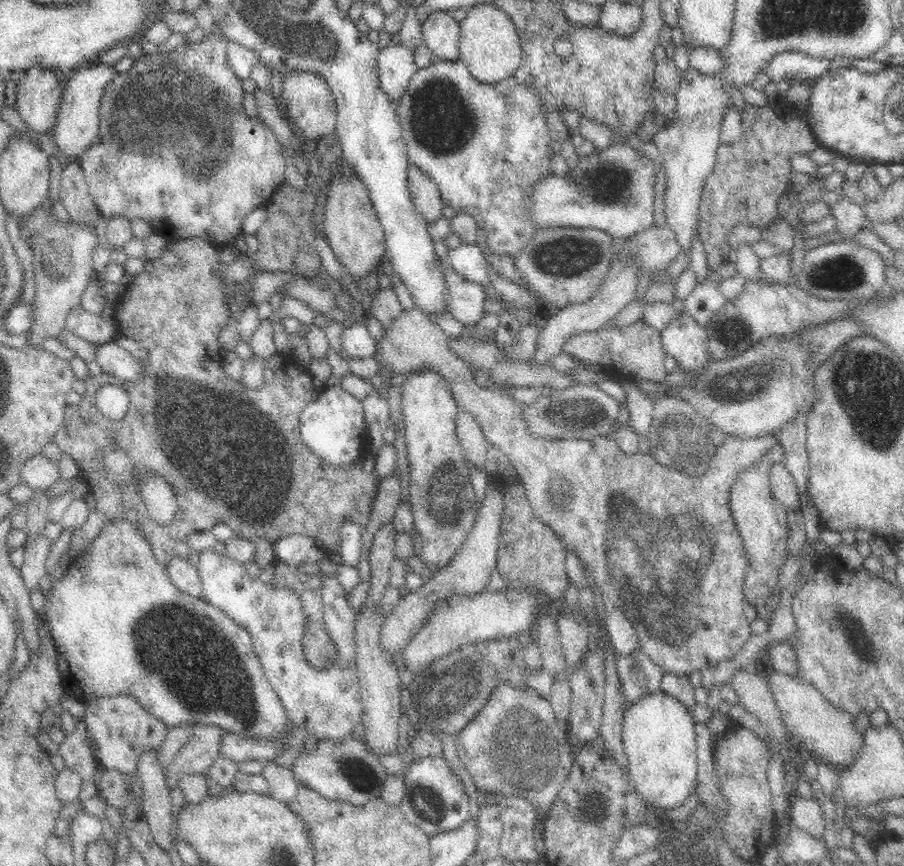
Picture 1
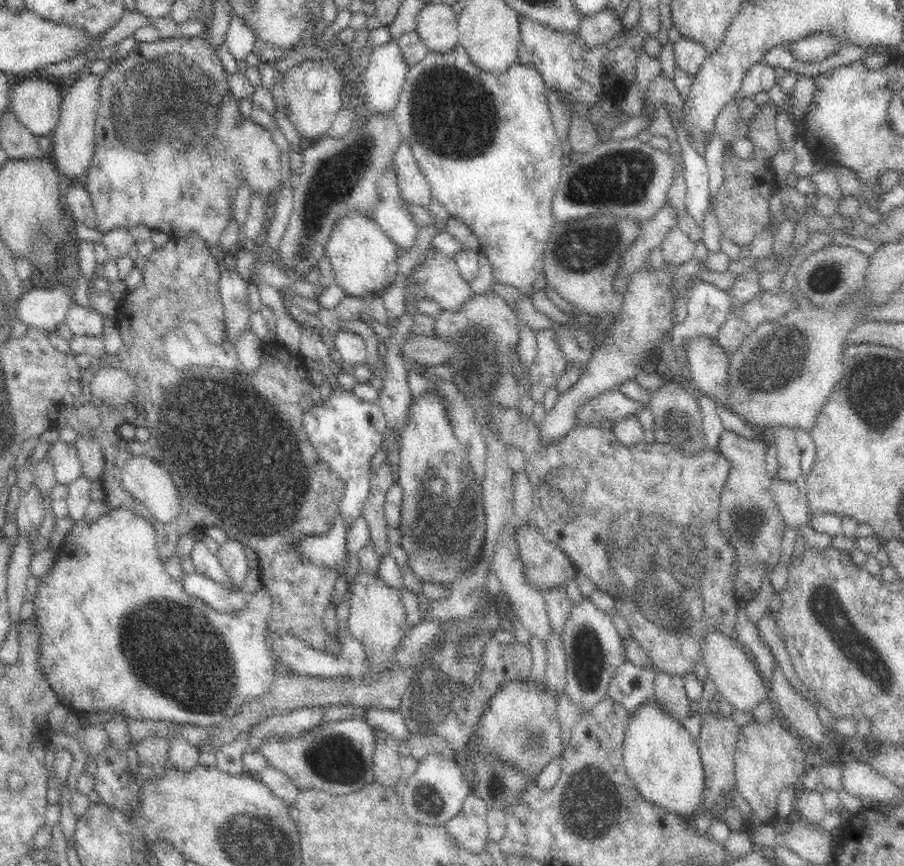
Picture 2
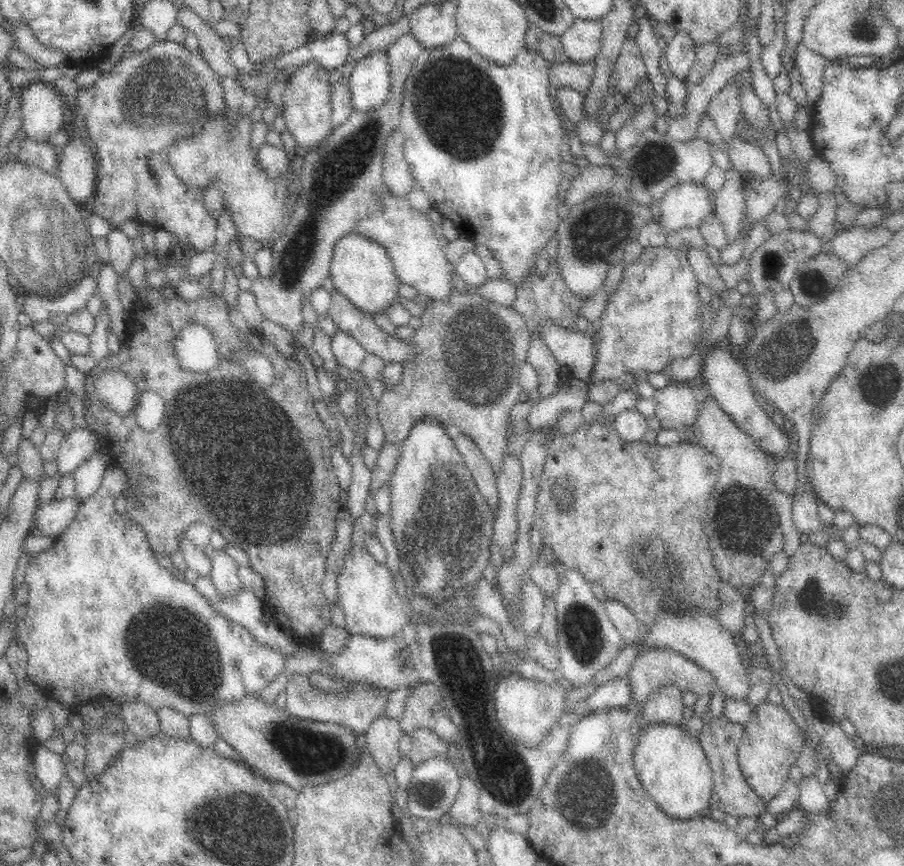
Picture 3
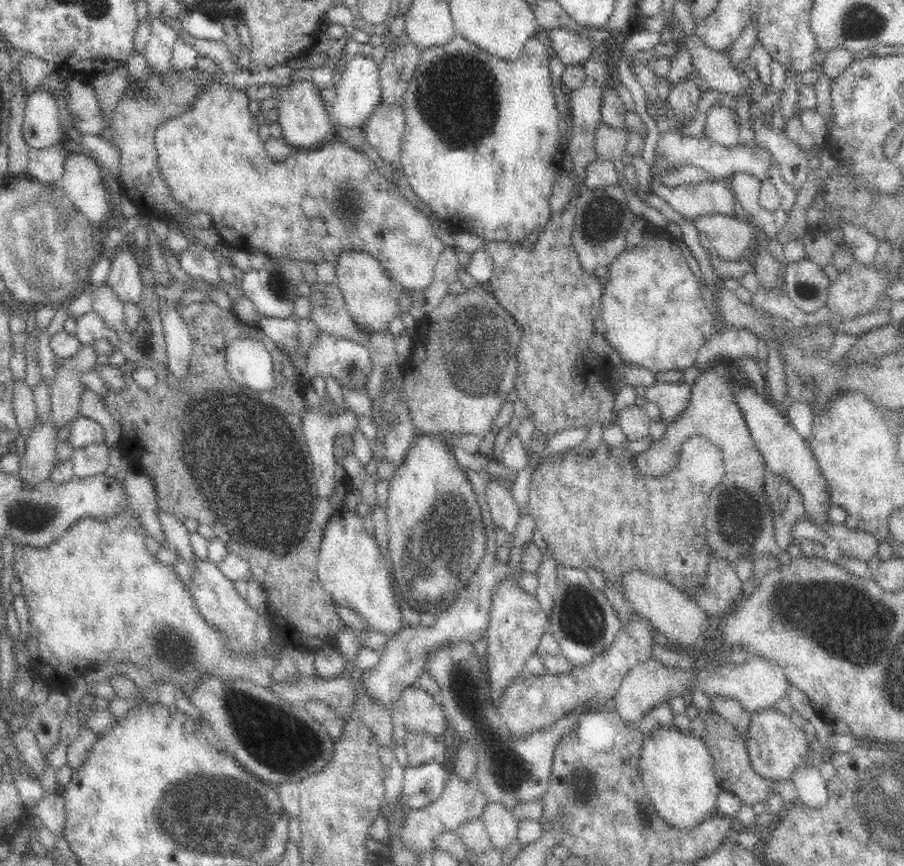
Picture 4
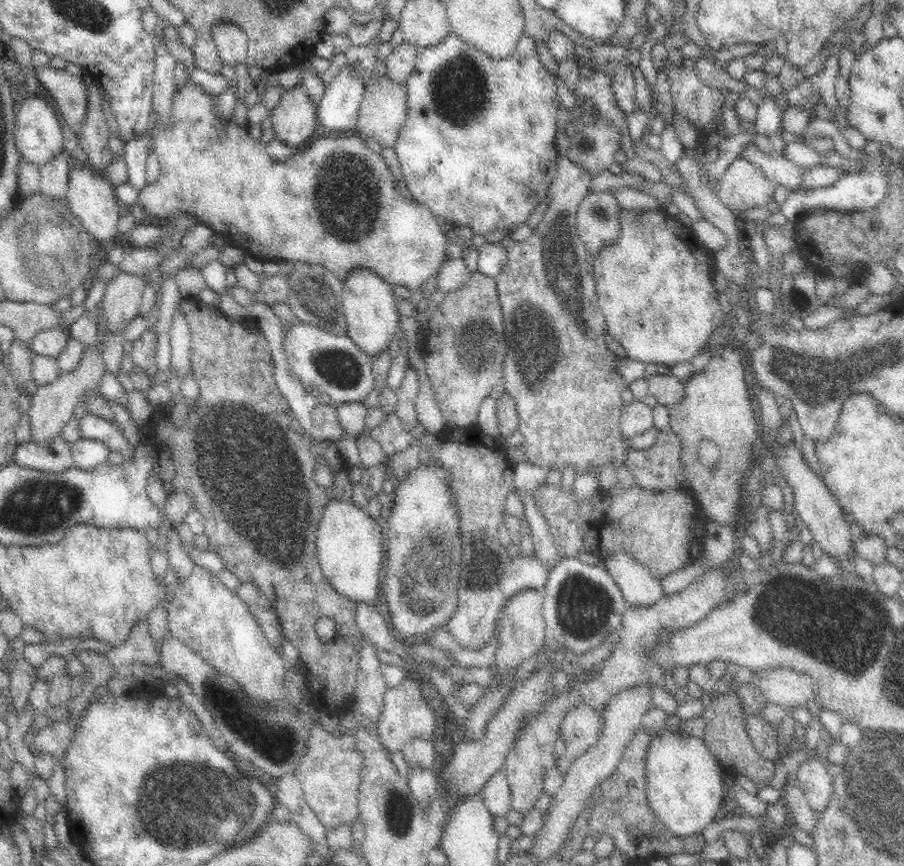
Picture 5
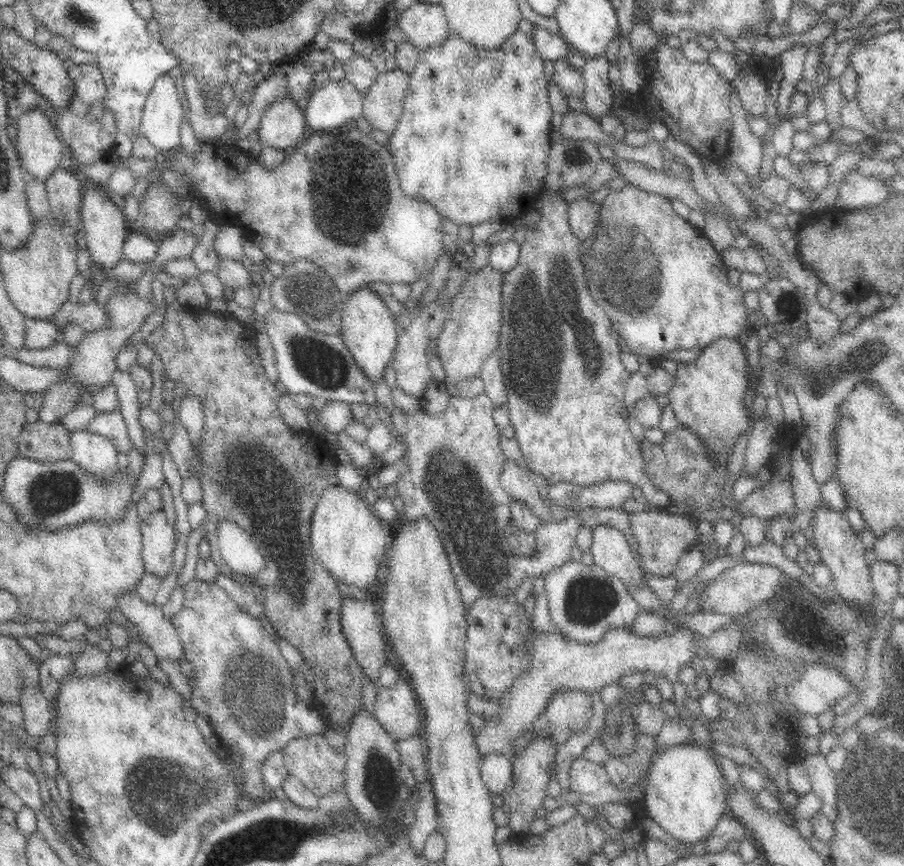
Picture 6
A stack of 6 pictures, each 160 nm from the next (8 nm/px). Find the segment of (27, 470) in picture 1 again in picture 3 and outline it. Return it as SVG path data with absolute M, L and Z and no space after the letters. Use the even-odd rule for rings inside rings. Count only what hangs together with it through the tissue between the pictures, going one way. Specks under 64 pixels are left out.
M73 430L60 442L57 454L58 475L72 475L94 453L95 436L87 430Z

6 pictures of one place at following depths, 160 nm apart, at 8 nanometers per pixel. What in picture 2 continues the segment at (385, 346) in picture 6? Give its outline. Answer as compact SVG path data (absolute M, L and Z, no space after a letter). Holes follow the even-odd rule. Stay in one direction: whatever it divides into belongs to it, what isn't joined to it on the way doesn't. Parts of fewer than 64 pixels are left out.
M348 210L340 221L332 226L332 232L328 236L326 242L325 260L328 260L334 271L334 278L336 283L344 289L346 295L354 296L369 296L381 295L393 284L397 273L396 259L399 254L397 253L396 245L392 242L391 238L380 228L380 225L366 216L359 210Z

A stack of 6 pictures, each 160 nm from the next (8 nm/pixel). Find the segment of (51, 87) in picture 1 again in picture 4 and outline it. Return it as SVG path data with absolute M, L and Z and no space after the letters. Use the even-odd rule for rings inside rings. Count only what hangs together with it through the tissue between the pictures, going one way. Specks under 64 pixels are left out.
M45 85L26 96L22 132L28 146L36 149L58 145L62 138L60 110Z

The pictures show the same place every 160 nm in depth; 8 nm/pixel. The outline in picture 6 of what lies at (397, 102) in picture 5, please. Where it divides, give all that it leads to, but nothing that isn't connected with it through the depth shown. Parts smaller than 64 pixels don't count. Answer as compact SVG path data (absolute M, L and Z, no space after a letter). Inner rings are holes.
M400 69L379 74L370 86L370 89L363 93L362 117L368 120L372 130L381 130L386 136L392 136L398 126L406 90L409 86L409 75Z

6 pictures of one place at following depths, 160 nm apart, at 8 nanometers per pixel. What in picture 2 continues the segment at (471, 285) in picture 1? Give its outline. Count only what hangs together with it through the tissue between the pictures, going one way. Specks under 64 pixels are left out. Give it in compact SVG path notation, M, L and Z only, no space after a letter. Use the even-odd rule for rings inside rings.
M435 251L435 255L430 259L421 270L414 274L416 283L424 283L426 287L426 295L428 298L434 300L441 308L442 311L452 312L458 314L464 310L464 306L476 298L475 292L471 288L471 284L462 279L459 274L456 261L452 257L446 256L444 253Z

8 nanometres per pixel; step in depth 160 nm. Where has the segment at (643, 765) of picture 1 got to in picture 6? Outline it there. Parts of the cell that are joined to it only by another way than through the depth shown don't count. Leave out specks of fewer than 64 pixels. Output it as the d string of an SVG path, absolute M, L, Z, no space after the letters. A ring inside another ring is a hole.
M696 742L668 746L654 754L647 771L643 811L680 842L698 844L728 812L726 780L712 752Z

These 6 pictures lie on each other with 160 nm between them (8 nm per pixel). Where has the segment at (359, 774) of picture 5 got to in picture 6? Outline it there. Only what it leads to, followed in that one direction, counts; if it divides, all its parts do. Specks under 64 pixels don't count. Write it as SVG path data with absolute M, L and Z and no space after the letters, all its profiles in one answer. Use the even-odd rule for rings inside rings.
M312 734L291 740L281 750L288 774L294 776L309 792L319 800L328 798L330 794L338 794L346 790L347 757L345 748L336 750L324 735Z

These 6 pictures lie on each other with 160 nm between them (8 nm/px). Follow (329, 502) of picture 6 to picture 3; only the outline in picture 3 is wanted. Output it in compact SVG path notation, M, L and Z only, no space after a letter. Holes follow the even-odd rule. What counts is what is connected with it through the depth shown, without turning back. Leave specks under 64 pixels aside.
M352 546L344 564L342 576L338 579L339 604L345 612L345 629L360 639L384 640L399 633L410 620L405 603L402 601L395 581L387 566L376 563L375 558L366 549Z

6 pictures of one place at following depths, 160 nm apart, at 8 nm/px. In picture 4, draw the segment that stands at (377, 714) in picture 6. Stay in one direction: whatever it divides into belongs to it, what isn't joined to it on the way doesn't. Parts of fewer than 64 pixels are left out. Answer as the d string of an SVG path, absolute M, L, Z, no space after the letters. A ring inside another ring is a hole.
M417 684L410 685L396 701L391 710L393 742L405 742L409 734L428 732L444 738L448 728L447 718L436 695L424 691Z

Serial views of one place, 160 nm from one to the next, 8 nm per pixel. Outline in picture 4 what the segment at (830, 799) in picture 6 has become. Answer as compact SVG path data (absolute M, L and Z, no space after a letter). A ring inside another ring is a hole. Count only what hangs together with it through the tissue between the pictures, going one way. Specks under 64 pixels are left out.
M799 767L792 776L796 802L804 808L822 809L827 804L827 782L821 778L818 767Z

